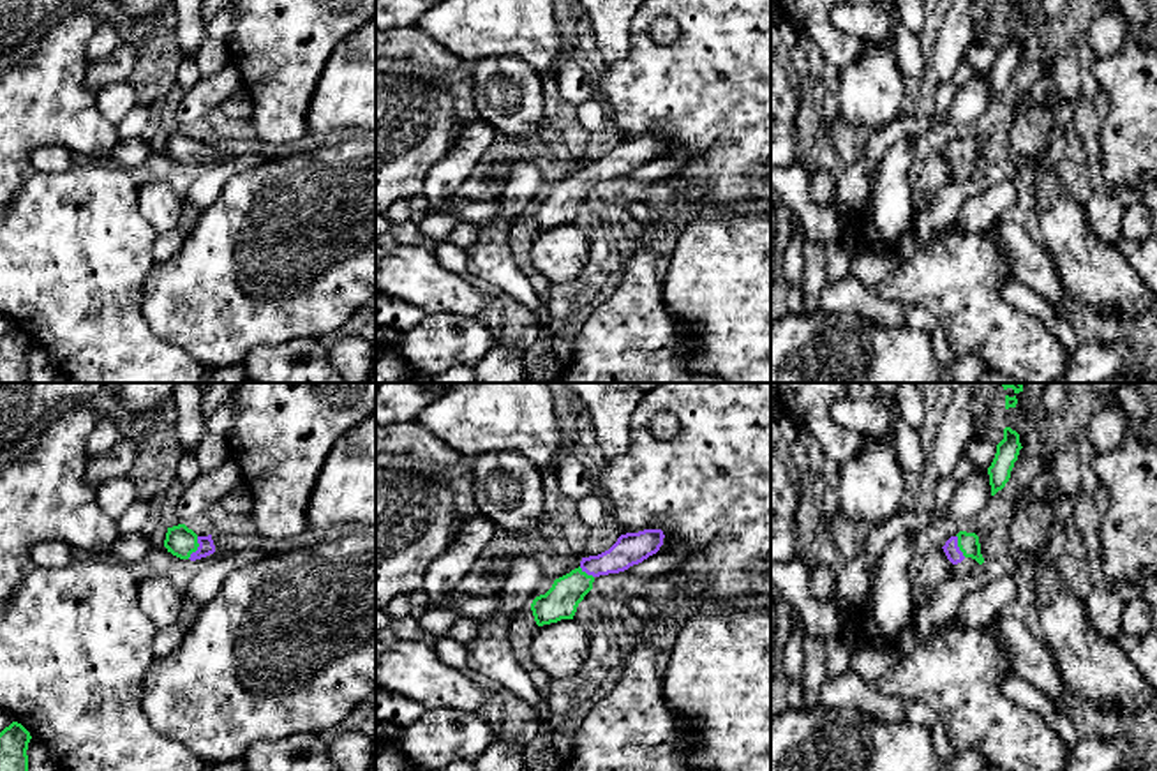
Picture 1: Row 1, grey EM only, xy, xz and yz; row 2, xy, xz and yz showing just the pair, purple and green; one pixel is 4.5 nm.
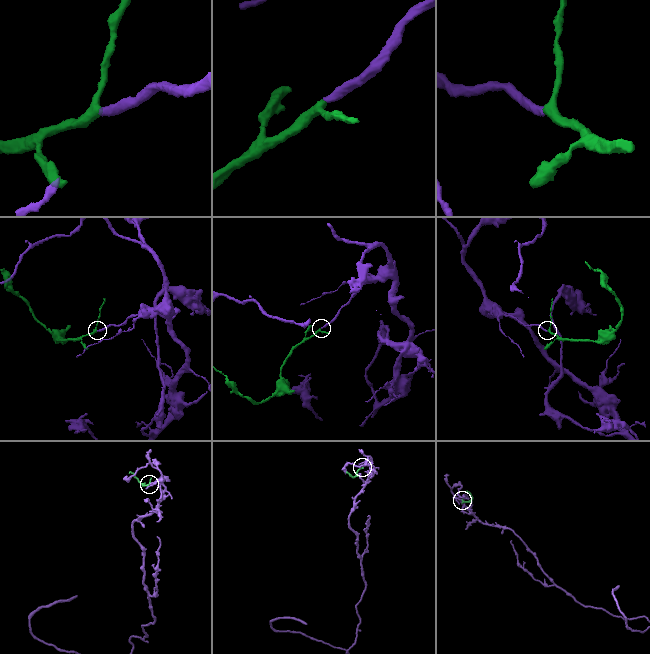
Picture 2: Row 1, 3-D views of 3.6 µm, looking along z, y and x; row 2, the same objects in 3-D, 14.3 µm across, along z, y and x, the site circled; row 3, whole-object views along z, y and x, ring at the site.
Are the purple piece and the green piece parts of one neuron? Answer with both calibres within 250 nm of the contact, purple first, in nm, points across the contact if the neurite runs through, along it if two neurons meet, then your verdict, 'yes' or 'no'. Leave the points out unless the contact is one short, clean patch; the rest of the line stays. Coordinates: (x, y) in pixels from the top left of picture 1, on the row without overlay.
70 nm thick on the purple side, 140 nm on the other; runs through xy (207, 152), (198, 152), (180, 145); yes

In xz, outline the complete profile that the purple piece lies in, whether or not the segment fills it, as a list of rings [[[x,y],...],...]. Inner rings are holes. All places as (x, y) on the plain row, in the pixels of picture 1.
[[[661,134],[626,138],[605,157],[582,162],[580,171],[554,185],[552,192],[533,205],[531,215],[538,231],[573,224],[578,208],[600,180],[619,178],[656,159],[663,150]]]

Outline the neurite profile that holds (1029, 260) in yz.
[[[1004,217],[995,222],[993,229],[1011,273],[1065,318],[1062,309],[1064,282],[1046,245],[1032,236],[1021,224]]]

